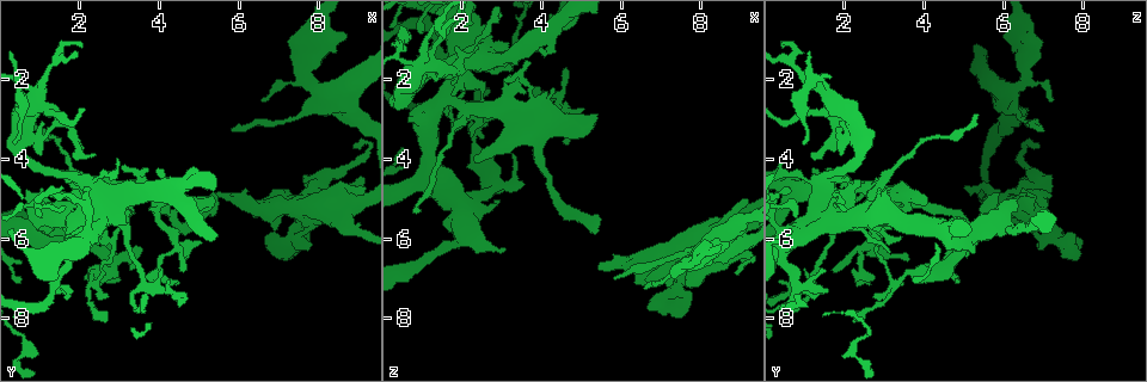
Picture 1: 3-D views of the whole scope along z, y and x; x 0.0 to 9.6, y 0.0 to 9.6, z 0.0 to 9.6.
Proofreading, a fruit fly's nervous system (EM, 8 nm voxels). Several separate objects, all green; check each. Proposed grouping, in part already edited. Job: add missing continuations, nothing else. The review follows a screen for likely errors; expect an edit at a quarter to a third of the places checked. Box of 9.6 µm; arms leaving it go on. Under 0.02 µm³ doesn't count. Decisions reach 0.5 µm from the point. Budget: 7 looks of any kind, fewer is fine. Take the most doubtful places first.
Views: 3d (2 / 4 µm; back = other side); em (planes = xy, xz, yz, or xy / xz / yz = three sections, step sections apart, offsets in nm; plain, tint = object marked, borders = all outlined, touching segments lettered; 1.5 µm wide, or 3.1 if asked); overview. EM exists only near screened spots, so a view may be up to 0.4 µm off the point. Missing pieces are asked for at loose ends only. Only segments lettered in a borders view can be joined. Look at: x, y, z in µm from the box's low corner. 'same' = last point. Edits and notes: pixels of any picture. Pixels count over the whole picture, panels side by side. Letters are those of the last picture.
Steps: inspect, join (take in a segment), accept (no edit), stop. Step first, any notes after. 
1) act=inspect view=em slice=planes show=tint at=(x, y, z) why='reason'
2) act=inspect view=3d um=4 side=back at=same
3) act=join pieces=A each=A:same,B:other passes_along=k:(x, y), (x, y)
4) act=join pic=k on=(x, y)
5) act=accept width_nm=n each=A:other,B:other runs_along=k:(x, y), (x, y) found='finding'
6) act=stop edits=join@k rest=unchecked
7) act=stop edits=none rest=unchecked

act=inspect view=em slice=xy step=4 show=tint at=(5.35, 5.05, 3.05) why='an open end'

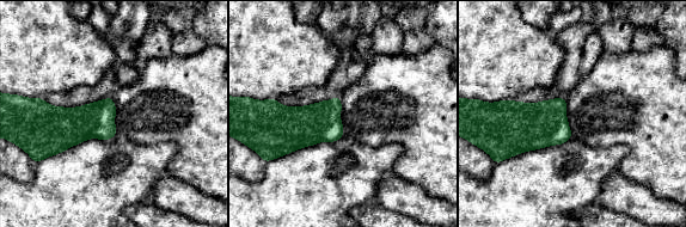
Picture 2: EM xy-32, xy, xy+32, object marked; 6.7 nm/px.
act=inspect view=em slice=planes show=borders at=same

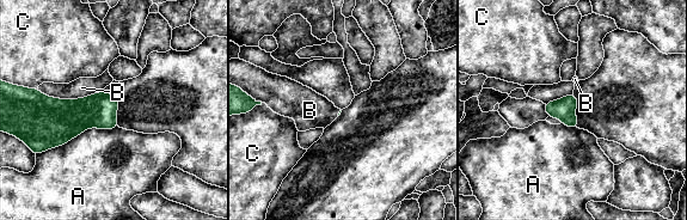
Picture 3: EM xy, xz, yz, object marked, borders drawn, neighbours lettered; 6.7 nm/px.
act=accept each=A:other,B:other,C:other border=3:(36, 89), (63, 99), (103, 91) found='none of them fits'

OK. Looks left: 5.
act=inspect view=3d um=2 at=(3.55, 6.25, 4.65) why='branch stops here'

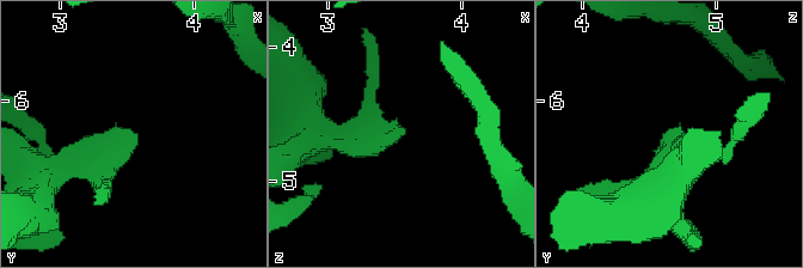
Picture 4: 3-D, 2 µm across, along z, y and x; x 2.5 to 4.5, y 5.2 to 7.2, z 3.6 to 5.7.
act=inspect view=em slice=planes show=borders at=(3.52, 6.22, 4.64) why='need the tissue'

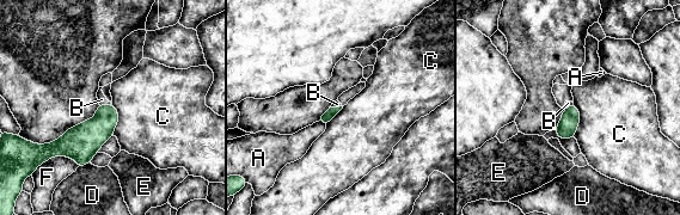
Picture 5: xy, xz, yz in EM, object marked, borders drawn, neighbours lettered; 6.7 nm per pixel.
act=accept longest_contact=C:220nm each=A:other,B:other,C:other,D:other,E:other,F:other found='none of them fits'

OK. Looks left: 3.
act=inspect view=em slice=yz step=4 show=tint at=(6.65, 2.50, 7.25) why='tapers out'

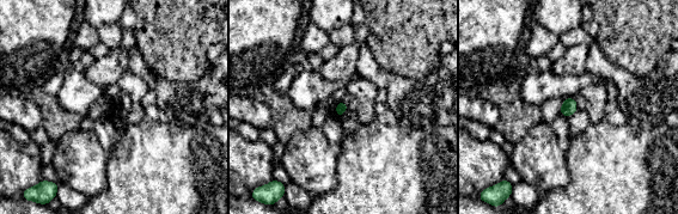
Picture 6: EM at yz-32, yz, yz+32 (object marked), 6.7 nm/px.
act=inspect view=em slice=planes show=borders at=same why='cut it another way'

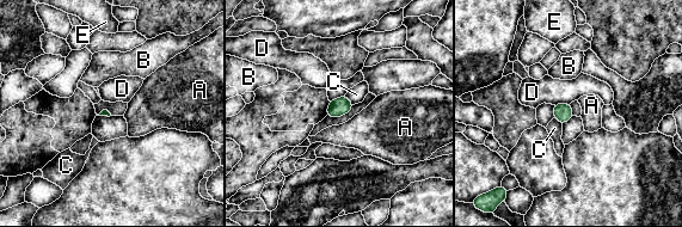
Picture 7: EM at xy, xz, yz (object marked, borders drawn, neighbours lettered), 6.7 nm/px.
act=accept each=A:other,B:other,C:other,D:other,E:other border=7:(569, 103), (557, 103), (554, 105) found='no lettered segment goes on from it'

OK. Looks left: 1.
act=stop edits=none rest=unchecked

